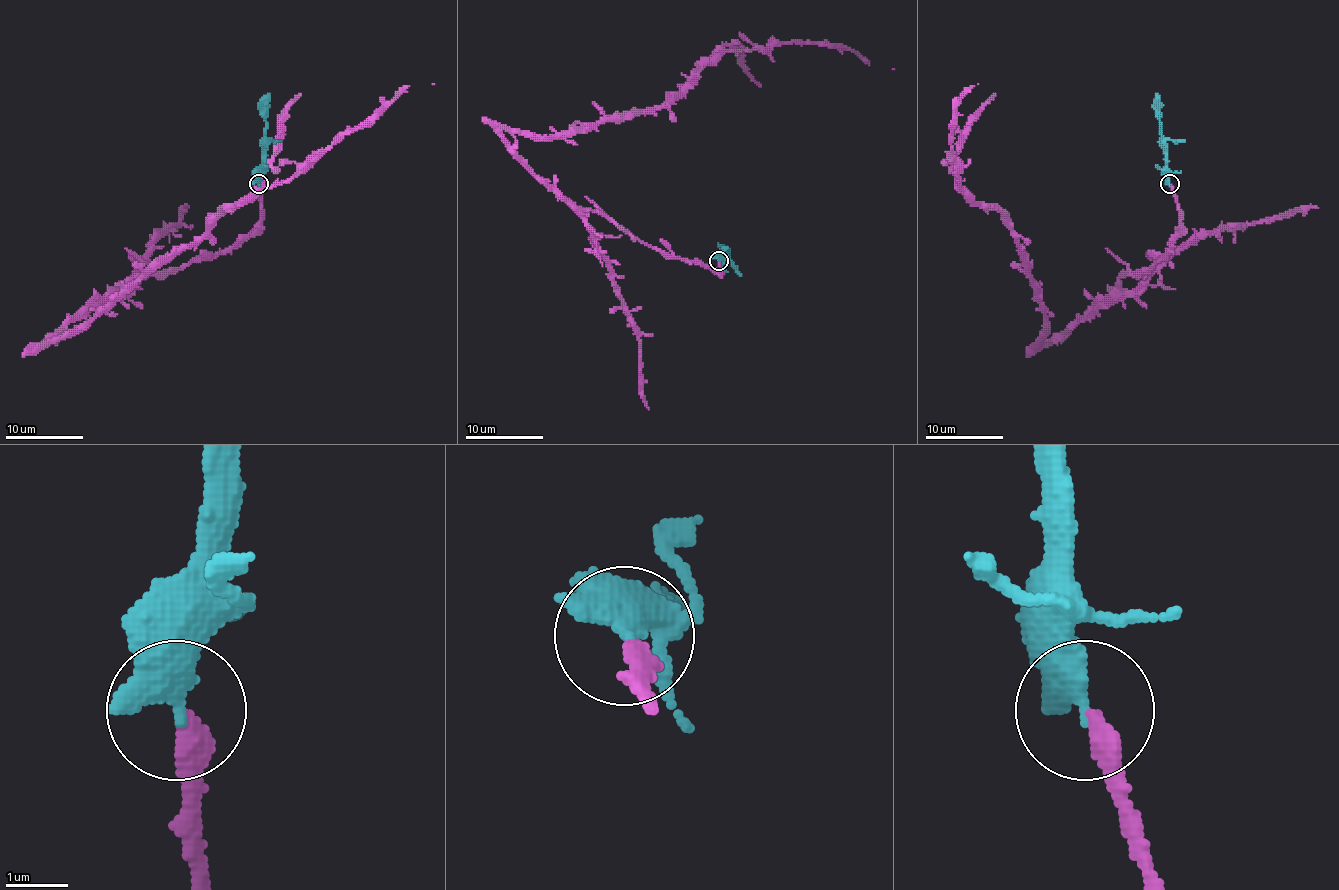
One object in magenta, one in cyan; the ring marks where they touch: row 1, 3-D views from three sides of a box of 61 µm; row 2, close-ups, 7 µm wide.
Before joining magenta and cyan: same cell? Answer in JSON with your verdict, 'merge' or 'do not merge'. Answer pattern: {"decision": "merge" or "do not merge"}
{"decision": "merge"}

